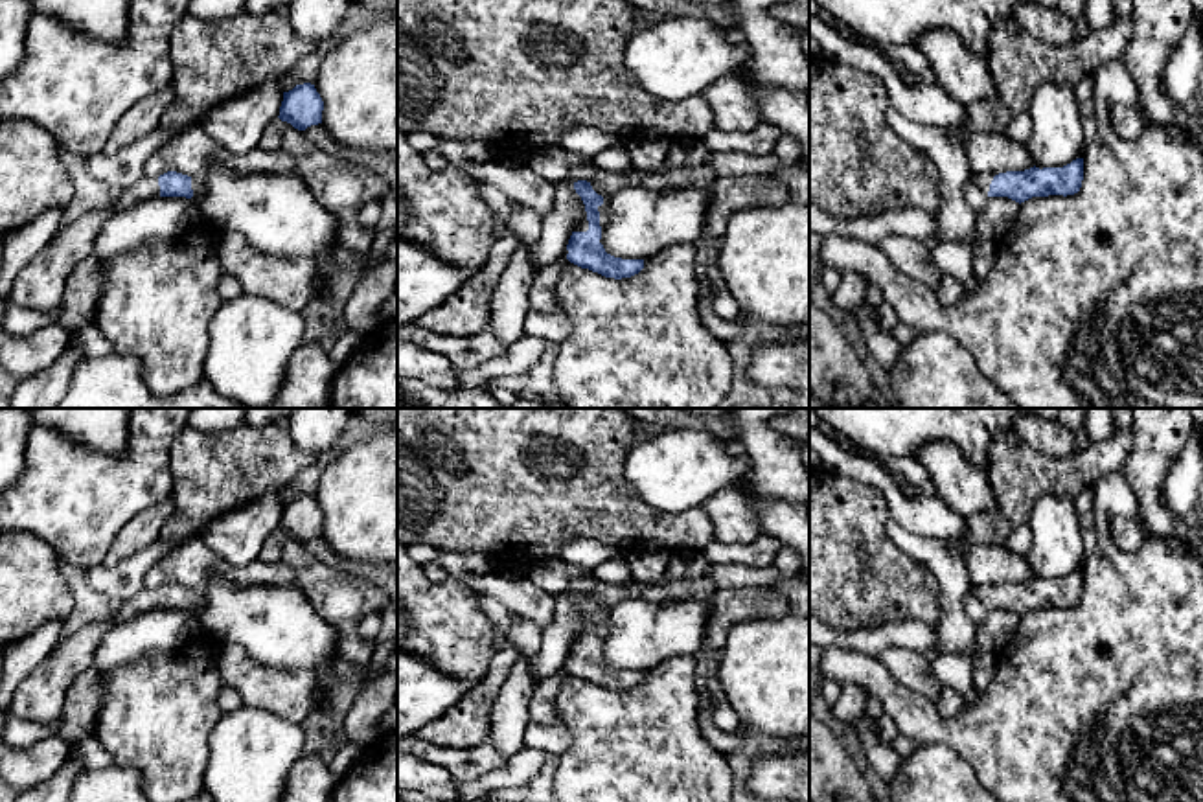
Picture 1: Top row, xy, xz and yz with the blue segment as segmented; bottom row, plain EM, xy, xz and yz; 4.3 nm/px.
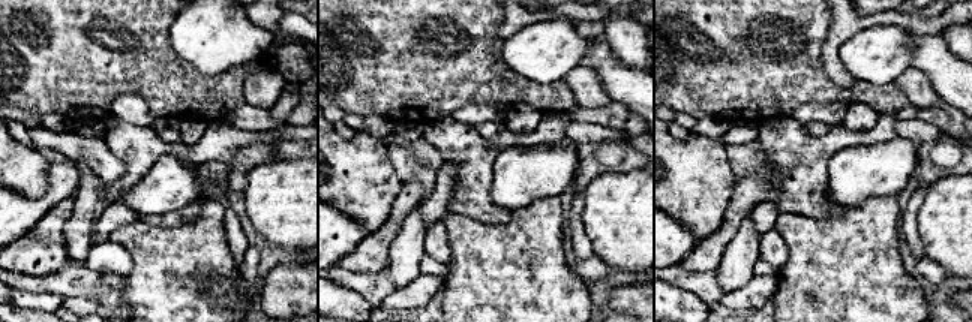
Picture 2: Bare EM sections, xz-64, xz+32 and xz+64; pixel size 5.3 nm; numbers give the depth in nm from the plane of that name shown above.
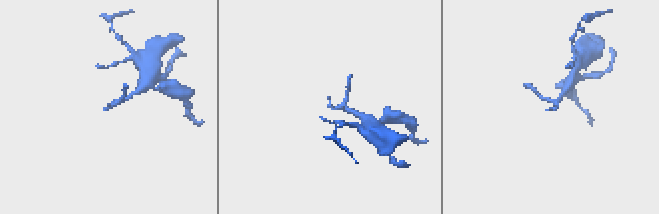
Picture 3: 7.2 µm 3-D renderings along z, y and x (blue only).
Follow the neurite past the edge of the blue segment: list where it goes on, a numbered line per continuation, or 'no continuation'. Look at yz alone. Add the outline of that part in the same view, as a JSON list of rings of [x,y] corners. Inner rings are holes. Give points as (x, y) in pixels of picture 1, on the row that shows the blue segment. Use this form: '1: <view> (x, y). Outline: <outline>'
1: yz (983, 181). Outline: [[[979,173],[975,175],[975,184],[980,188],[980,191],[988,197],[990,184],[993,180],[995,173]],[[988,197],[990,199],[990,197]]]

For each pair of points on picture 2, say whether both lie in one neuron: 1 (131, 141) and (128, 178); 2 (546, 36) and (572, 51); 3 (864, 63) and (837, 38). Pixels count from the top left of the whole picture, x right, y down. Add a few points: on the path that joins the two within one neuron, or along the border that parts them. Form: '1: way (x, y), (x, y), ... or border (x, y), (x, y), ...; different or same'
1: way (132, 150), (132, 169); same
2: way (552, 42), (557, 47), (566, 47); same
3: border (873, 26), (840, 47), (839, 59), (852, 78); different

